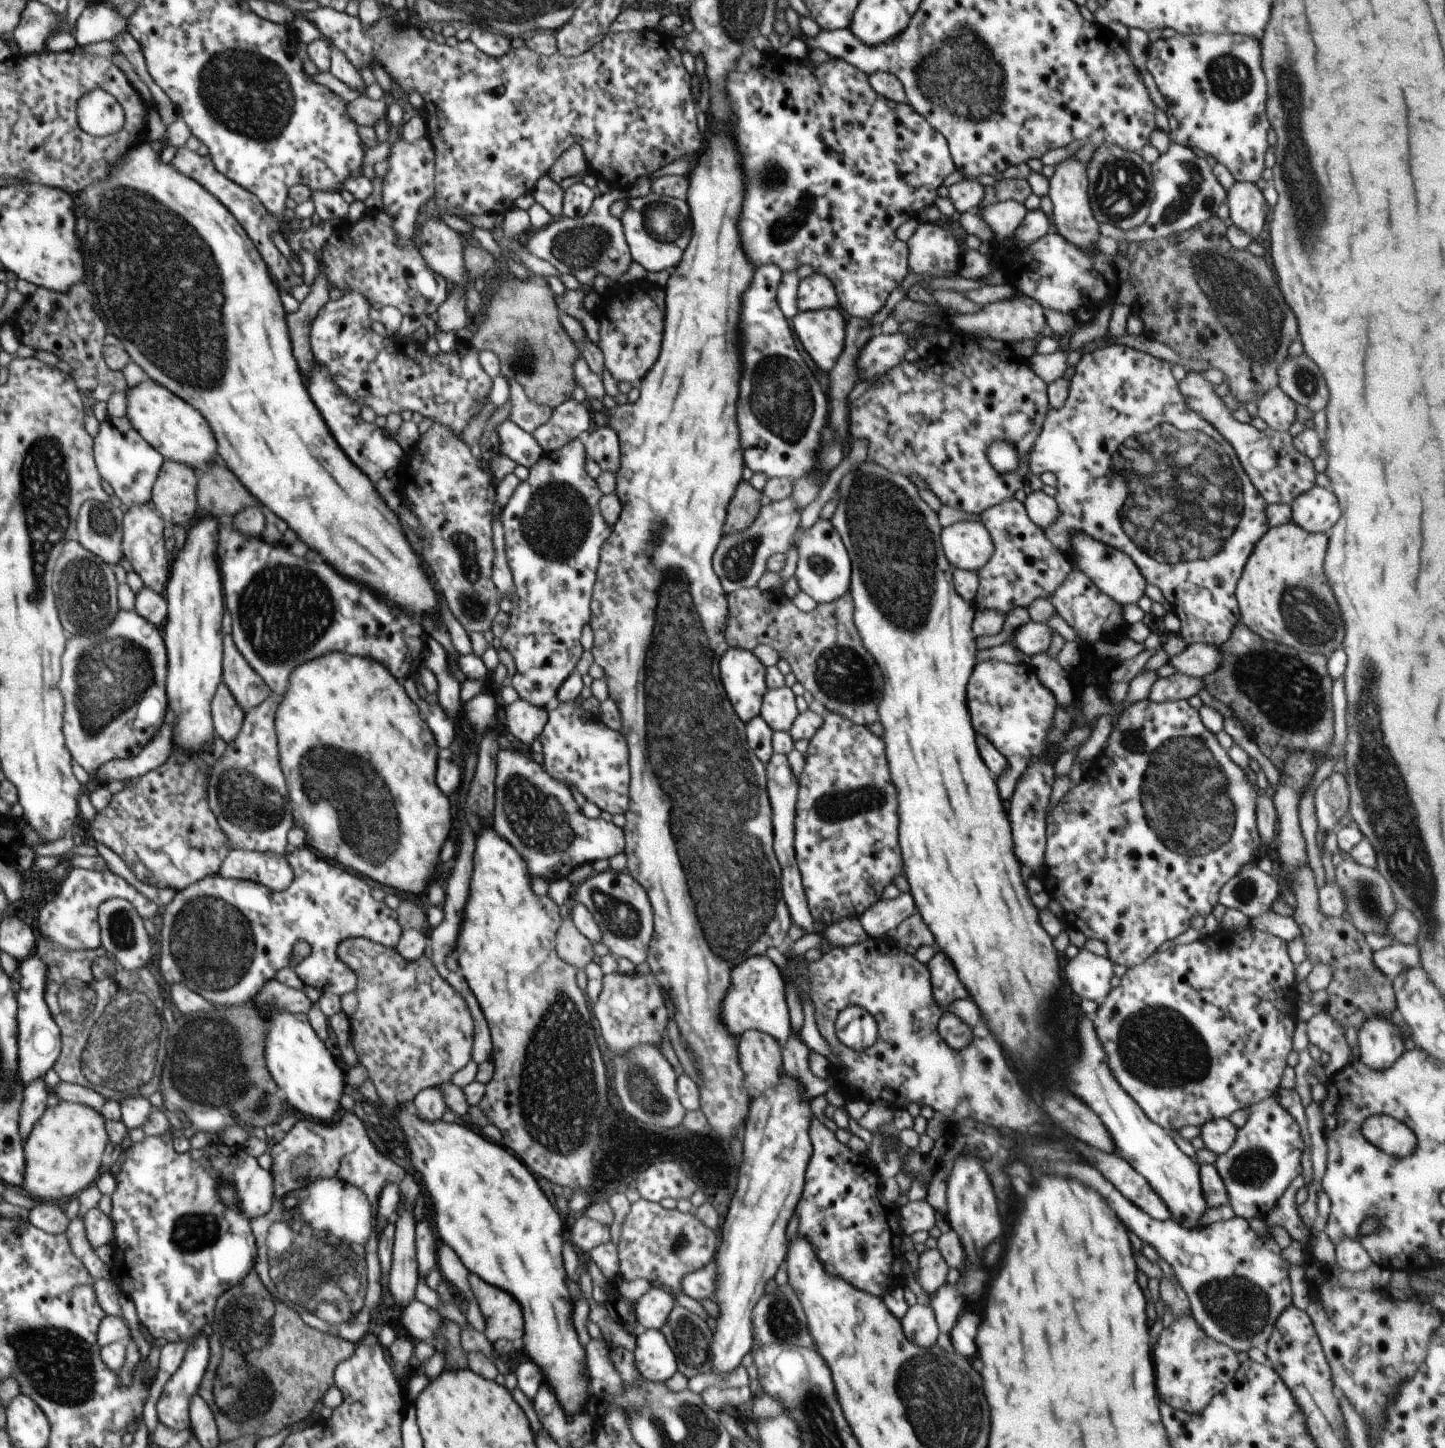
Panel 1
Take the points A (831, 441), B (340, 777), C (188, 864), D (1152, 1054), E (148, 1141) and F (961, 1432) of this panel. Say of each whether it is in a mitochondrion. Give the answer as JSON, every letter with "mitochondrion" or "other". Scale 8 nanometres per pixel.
{"A":"mitochondrion","B":"mitochondrion","C":"other","D":"mitochondrion","E":"other","F":"mitochondrion"}

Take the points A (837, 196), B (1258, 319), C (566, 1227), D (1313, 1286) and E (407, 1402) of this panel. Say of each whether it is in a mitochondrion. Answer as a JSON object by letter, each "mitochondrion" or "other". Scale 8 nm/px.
{"A":"other","B":"mitochondrion","C":"other","D":"other","E":"other"}

